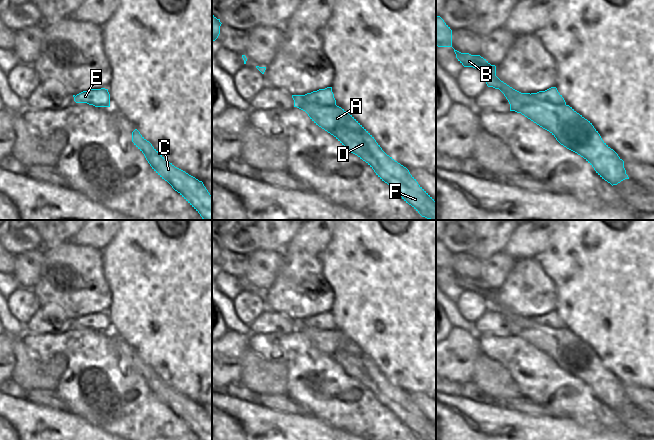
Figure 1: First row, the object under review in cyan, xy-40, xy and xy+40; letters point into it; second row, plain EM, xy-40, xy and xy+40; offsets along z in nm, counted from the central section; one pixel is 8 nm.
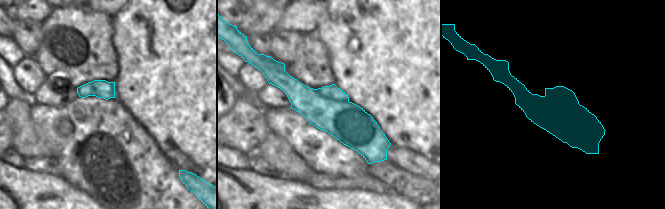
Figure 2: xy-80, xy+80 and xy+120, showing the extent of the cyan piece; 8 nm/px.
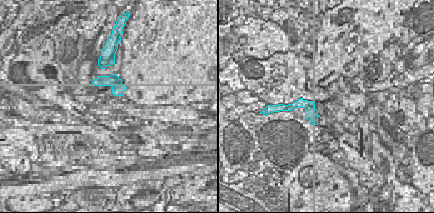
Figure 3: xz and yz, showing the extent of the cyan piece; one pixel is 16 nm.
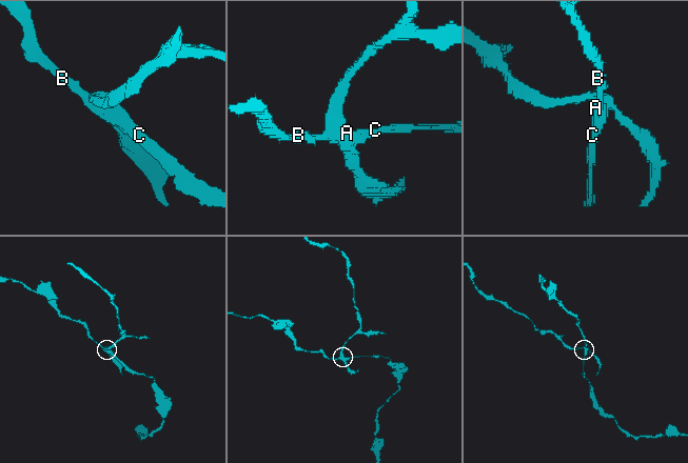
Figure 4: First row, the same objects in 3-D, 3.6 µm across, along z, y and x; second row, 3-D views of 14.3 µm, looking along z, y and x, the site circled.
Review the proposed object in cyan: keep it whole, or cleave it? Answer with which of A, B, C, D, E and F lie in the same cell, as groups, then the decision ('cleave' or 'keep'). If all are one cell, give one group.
A B C D F / E | cleave

